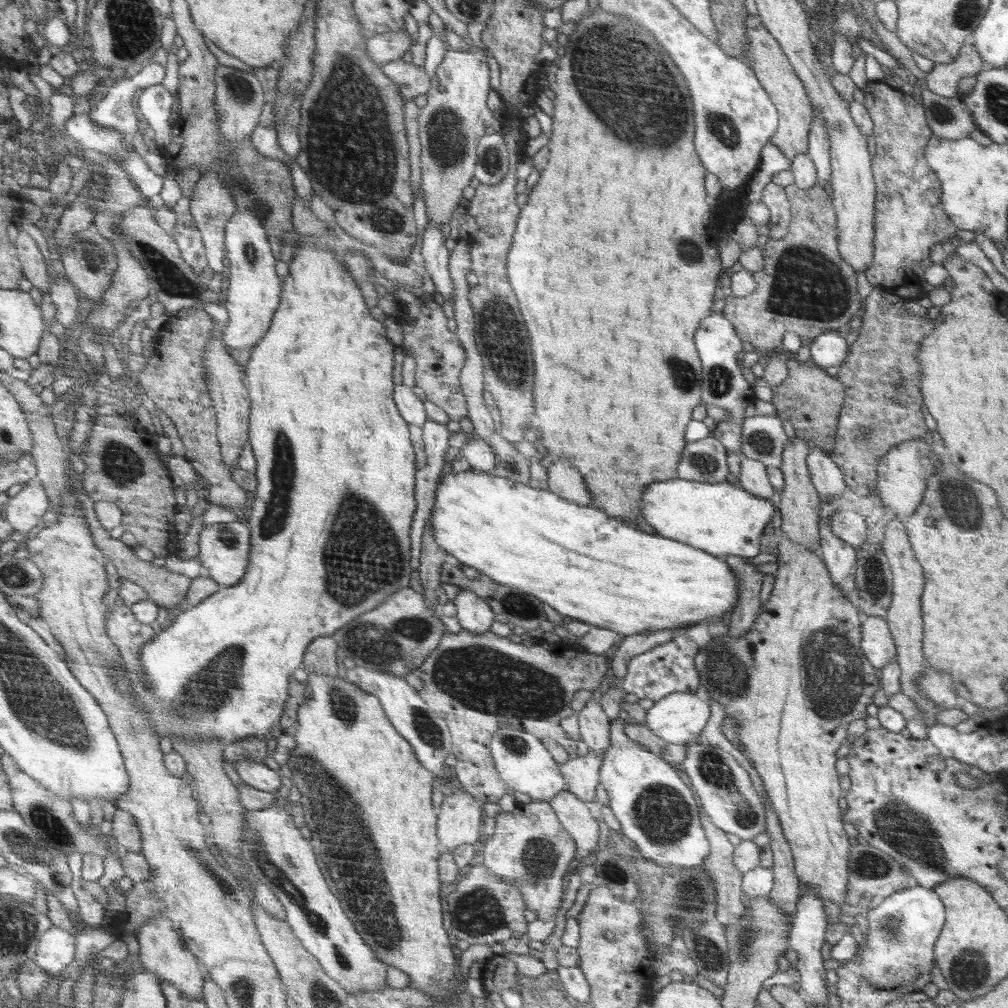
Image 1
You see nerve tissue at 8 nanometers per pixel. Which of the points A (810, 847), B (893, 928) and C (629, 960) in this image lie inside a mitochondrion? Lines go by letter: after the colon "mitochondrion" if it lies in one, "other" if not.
A: other
B: mitochondrion
C: other

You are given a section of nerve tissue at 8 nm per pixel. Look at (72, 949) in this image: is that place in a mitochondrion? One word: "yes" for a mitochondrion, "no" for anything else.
no

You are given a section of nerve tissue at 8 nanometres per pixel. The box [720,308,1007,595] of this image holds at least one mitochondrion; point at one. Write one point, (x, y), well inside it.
(960, 501)

